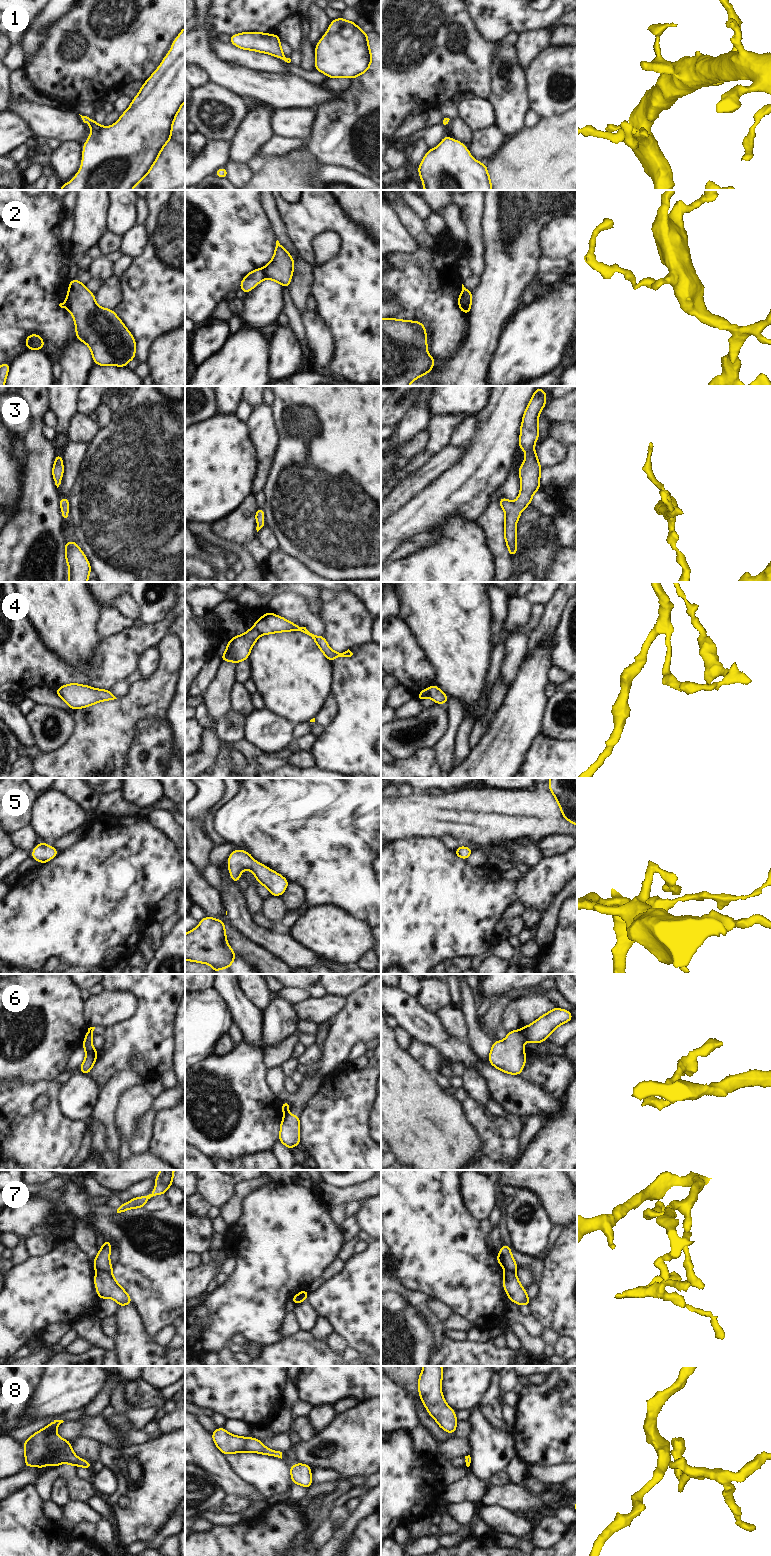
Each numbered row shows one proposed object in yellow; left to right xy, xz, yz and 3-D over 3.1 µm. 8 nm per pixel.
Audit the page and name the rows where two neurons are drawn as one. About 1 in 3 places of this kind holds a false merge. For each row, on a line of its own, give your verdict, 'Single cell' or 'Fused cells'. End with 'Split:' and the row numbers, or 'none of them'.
1: Single cell
2: Fused cells
3: Single cell
4: Fused cells
5: Single cell
6: Fused cells
7: Fused cells
8: Single cell
Split: 2, 4, 6, 7

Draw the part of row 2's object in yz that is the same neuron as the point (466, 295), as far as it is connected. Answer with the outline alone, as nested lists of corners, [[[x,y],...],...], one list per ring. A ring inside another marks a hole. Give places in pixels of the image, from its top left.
[[[462,284],[462,290],[461,290],[461,294],[459,296],[459,299],[458,299],[458,306],[460,308],[460,310],[464,313],[466,313],[462,307],[462,304],[467,301],[467,302],[471,302],[472,300],[472,292],[468,289],[466,289],[464,287],[464,285]]]

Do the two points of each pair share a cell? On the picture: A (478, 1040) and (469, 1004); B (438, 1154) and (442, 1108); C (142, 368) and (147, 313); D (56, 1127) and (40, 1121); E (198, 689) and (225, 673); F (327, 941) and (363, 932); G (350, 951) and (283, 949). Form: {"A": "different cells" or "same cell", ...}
{"A": "same cell", "B": "same cell", "C": "different cells", "D": "same cell", "E": "different cells", "F": "same cell", "G": "different cells"}

